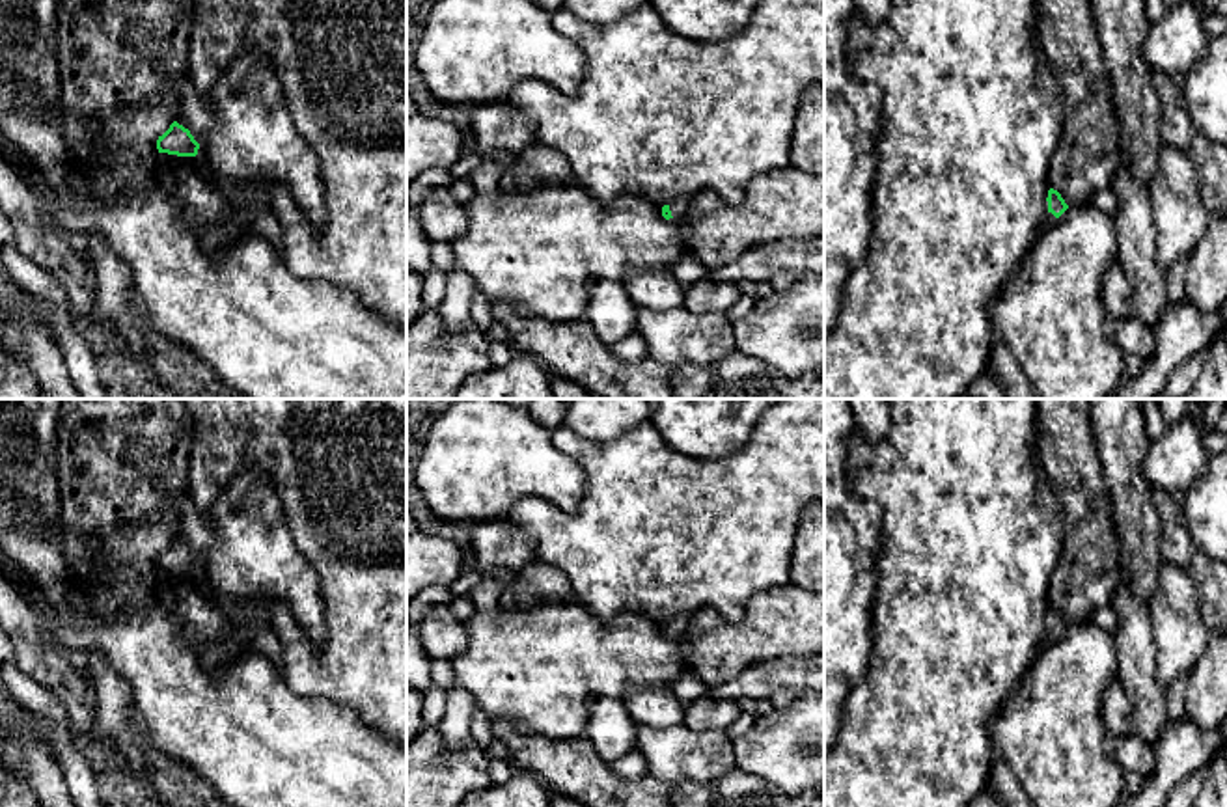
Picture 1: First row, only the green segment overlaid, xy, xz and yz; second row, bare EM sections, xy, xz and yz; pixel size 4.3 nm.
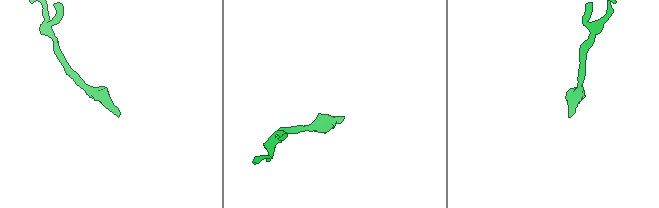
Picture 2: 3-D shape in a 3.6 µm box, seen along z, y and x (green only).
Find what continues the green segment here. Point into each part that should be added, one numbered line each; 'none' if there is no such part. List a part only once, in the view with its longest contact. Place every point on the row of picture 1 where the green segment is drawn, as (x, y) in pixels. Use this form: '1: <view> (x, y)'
1: xz (679, 207)

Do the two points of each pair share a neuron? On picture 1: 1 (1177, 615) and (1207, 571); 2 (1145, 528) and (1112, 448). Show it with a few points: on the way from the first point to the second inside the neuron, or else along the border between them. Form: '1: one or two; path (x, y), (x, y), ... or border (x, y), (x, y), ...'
1: two; border (1162, 561), (1194, 580), (1207, 629)
2: one; path (1132, 507), (1123, 468)

